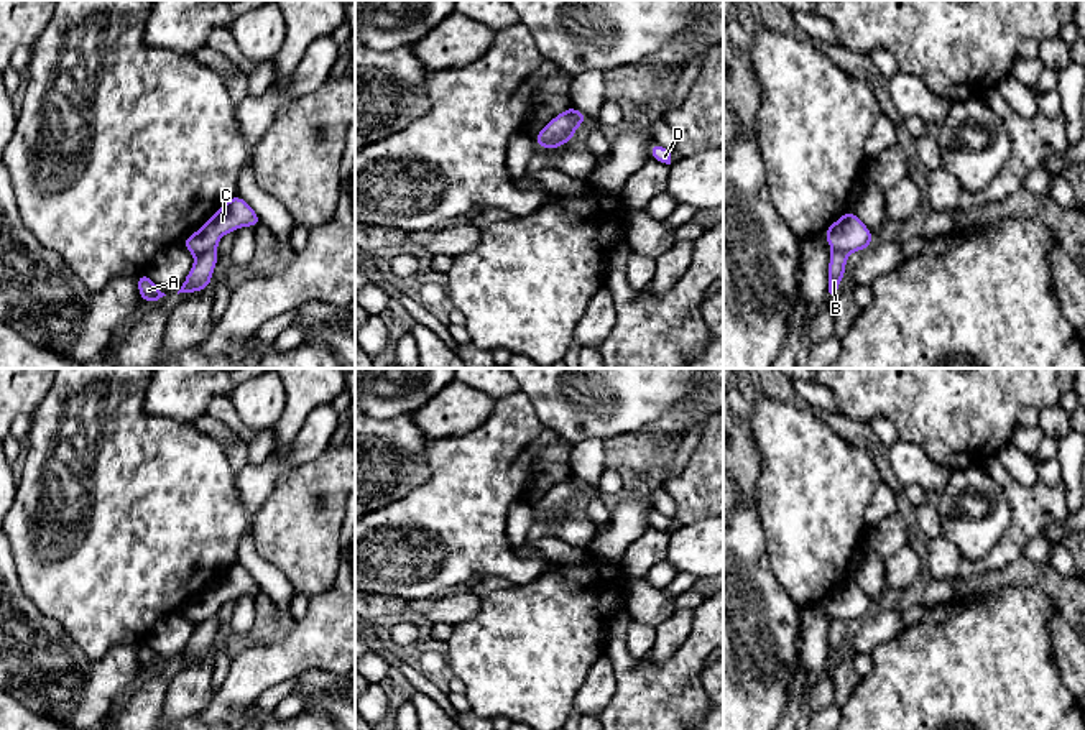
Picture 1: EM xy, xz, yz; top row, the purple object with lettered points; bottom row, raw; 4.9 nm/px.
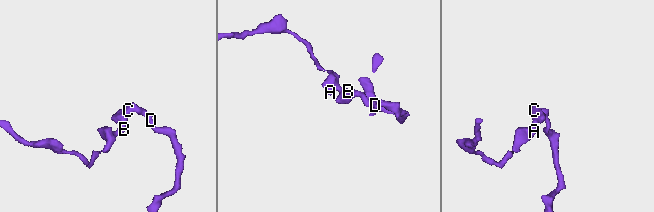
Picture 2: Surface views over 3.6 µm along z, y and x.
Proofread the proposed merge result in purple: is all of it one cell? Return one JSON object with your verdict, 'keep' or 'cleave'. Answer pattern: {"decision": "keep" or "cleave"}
{"decision": "cleave"}

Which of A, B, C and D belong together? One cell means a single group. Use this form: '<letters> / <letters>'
A B / C D

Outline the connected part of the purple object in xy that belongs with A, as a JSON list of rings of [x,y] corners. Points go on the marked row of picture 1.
[[[148,275],[136,276],[136,284],[140,291],[140,299],[145,303],[158,301],[159,298],[166,296],[159,291],[159,288],[153,283],[153,280]]]

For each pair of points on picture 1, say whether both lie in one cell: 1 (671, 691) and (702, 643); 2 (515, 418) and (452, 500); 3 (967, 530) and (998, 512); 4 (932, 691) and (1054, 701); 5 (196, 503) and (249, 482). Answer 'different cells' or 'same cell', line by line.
1: same cell
2: same cell
3: same cell
4: same cell
5: different cells

